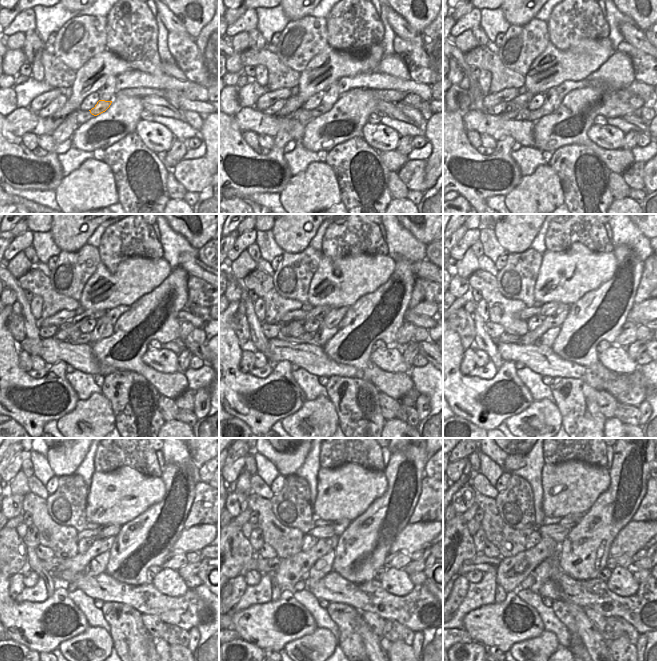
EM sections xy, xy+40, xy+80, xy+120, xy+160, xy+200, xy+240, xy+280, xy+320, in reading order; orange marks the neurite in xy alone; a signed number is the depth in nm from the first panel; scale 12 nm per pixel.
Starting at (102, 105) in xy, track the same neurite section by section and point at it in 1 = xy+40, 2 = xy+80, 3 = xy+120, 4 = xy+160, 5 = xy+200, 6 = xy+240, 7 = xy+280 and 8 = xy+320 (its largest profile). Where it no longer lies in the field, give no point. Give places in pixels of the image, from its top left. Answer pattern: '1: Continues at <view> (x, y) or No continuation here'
1: Continues at xy+40 (321, 109)
2: Continues at xy+80 (535, 115)
3: Continues at xy+120 (85, 338)
4: Continues at xy+160 (306, 338)
5: Continues at xy+200 (504, 337)
6: Continues at xy+240 (50, 565)
7: Continues at xy+280 (257, 563)
8: Continues at xy+320 (480, 562)

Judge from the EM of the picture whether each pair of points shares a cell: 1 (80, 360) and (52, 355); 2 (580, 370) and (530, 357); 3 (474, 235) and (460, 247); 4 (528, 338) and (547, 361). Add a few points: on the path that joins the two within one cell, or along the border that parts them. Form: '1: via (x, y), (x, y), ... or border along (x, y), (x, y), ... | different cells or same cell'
1: via (73, 355), (59, 355) | same cell
2: via (568, 369), (553, 366), (542, 360) | same cell
3: via (471, 236), (463, 244) | same cell
4: border along (517, 343), (533, 344) | different cells

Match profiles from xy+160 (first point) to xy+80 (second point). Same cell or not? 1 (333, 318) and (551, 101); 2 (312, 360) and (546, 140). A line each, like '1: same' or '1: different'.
1: different
2: different

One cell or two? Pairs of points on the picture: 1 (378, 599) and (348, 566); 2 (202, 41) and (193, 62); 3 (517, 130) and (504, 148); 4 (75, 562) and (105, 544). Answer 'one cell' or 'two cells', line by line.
1: two cells
2: two cells
3: two cells
4: one cell

